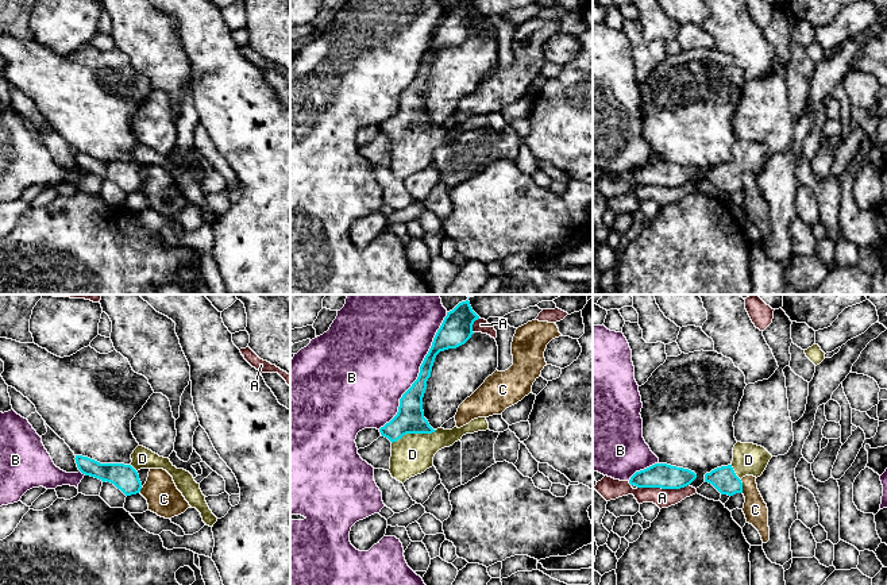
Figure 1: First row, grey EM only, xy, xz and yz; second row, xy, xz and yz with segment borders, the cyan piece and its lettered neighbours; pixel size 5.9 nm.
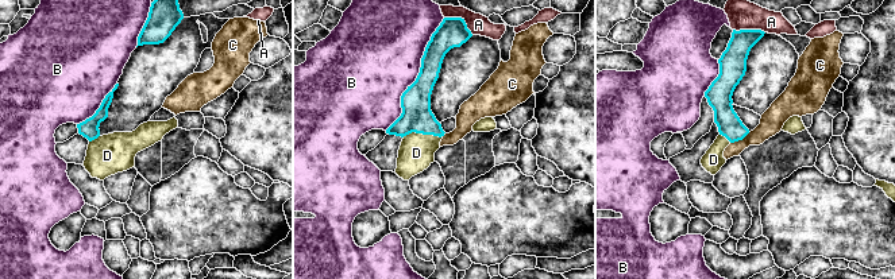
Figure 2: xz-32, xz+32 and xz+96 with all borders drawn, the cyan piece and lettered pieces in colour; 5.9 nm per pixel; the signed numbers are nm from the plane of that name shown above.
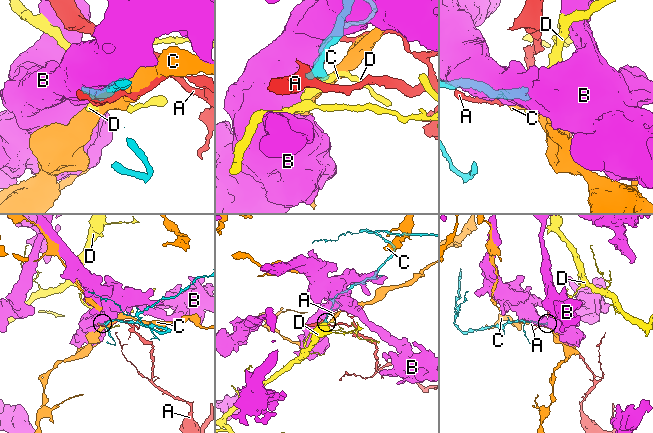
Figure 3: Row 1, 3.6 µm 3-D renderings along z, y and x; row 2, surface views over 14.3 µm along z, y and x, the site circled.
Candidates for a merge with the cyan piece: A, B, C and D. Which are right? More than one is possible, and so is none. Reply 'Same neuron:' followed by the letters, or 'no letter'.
Same neuron: D

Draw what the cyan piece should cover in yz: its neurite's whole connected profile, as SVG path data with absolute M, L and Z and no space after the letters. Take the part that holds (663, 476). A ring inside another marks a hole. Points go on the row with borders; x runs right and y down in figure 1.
M655 463L644 470L636 472L629 484L637 488L680 489L690 485L697 474L689 469Z

